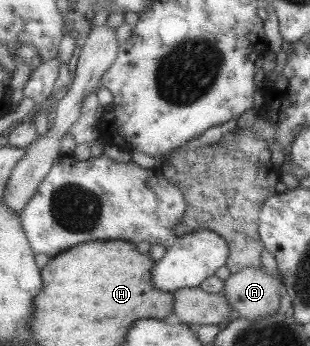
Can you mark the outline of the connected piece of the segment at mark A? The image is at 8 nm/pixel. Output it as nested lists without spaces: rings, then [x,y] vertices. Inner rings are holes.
[[[242,268],[223,280],[227,303],[240,318],[254,320],[278,311],[283,282],[280,272],[268,274],[264,268]]]

